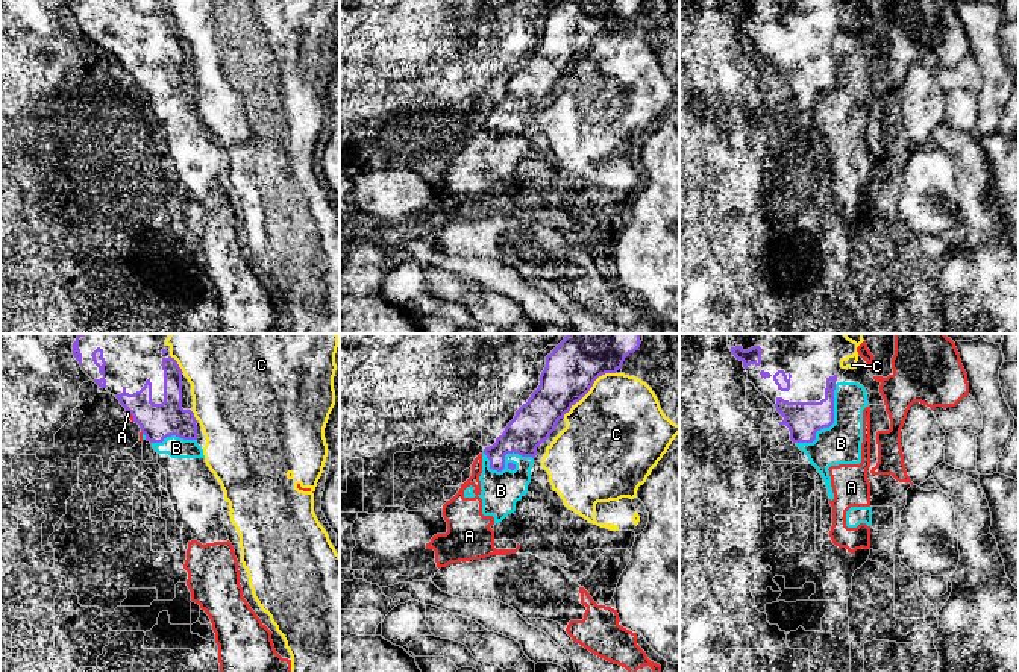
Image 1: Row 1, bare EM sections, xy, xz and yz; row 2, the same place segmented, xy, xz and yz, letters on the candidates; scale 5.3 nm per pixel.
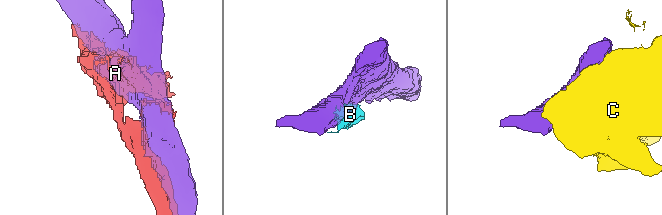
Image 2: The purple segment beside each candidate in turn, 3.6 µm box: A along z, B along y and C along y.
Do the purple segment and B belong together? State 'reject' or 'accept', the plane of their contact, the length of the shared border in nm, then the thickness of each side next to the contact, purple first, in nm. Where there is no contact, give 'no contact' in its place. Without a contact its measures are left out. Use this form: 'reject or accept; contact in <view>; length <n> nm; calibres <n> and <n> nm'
reject; contact in xz; length 280 nm; calibres 200 and 200 nm

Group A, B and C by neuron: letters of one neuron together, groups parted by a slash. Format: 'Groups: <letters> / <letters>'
Groups: A B / C

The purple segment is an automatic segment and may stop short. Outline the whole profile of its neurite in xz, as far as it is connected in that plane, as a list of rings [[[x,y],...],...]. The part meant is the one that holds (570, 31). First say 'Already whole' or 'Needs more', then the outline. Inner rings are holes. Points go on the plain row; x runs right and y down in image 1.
Already whole. [[[563,0],[552,14],[546,17],[546,27],[540,35],[538,49],[531,55],[528,62],[516,71],[514,79],[508,83],[503,94],[496,99],[496,103],[484,109],[484,114],[490,120],[490,129],[502,132],[505,129],[505,115],[513,112],[535,118],[537,108],[555,91],[558,80],[564,79],[564,74],[590,52],[599,36],[616,33],[622,29],[625,18],[638,11],[640,5],[640,0]]]

